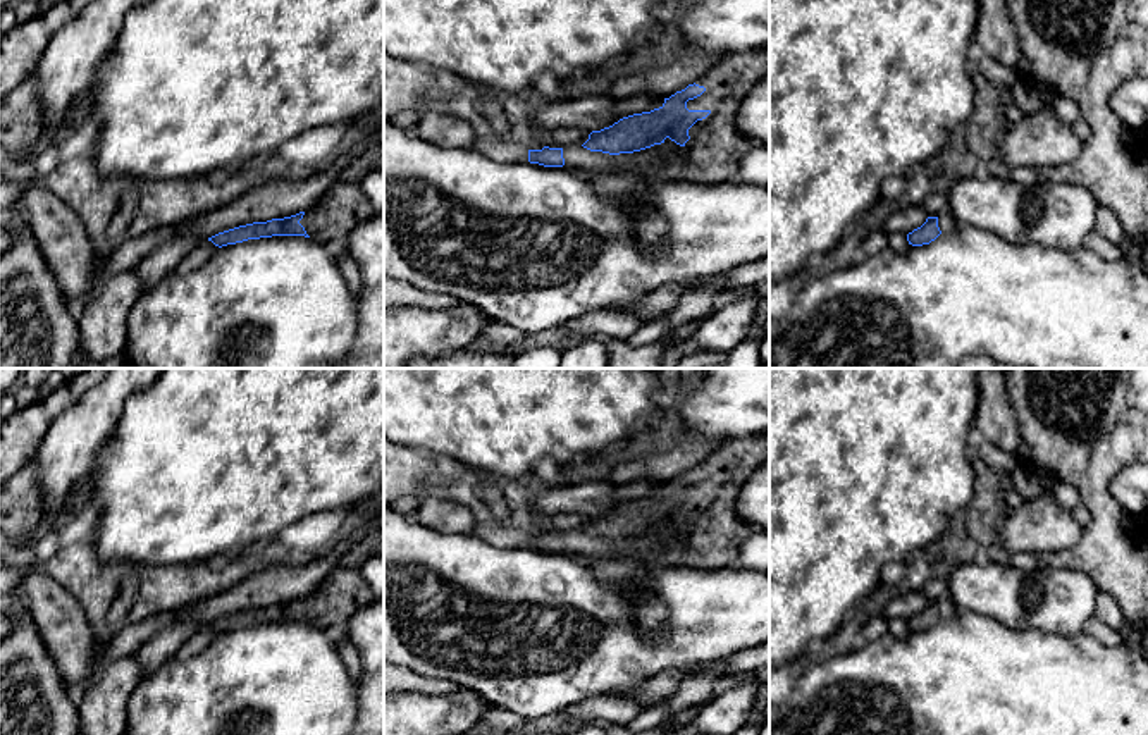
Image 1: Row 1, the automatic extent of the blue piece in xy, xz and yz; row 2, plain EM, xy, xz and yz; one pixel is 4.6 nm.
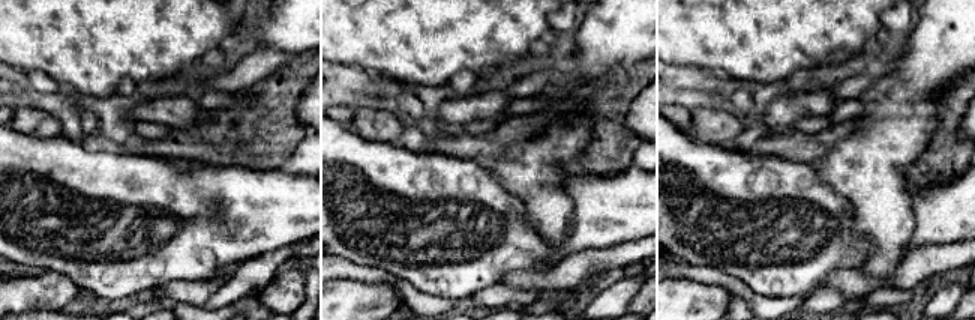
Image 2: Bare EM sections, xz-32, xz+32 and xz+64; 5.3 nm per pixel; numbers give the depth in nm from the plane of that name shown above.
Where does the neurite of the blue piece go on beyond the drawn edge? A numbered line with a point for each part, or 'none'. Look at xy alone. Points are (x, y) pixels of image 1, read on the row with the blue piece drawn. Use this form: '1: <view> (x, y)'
1: xy (345, 205)

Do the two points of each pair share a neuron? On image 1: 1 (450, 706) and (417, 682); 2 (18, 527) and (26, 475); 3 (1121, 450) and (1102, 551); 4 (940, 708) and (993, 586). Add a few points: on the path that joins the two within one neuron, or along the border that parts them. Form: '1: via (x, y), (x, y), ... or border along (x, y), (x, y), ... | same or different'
1: border along (460, 687), (446, 694), (401, 692) | different
2: via (18, 515), (23, 487) | same
3: via (1100, 475), (1102, 525) | same
4: border along (959, 610), (981, 613), (1007, 627), (1019, 629) | different

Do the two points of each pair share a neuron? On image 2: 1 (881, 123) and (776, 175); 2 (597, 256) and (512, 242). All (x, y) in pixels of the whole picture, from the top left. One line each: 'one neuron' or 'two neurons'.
1: two neurons
2: two neurons

